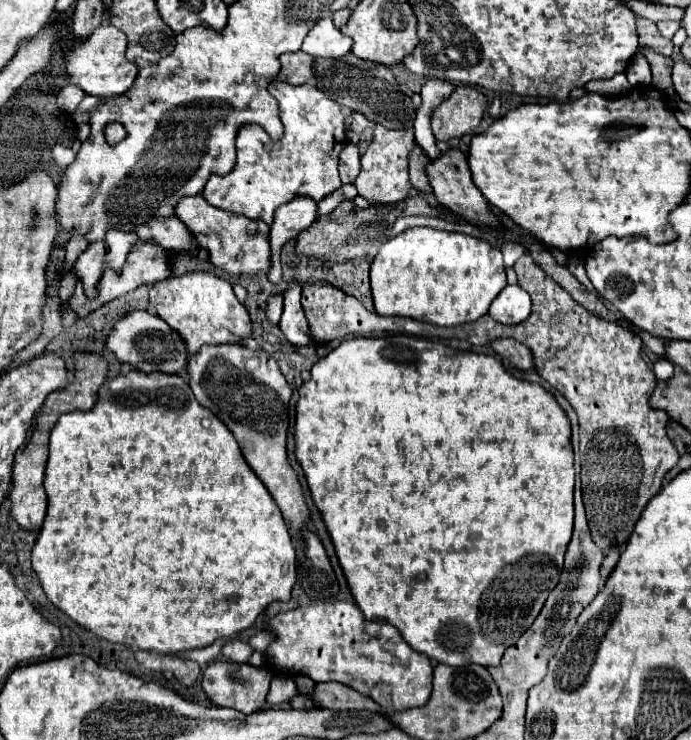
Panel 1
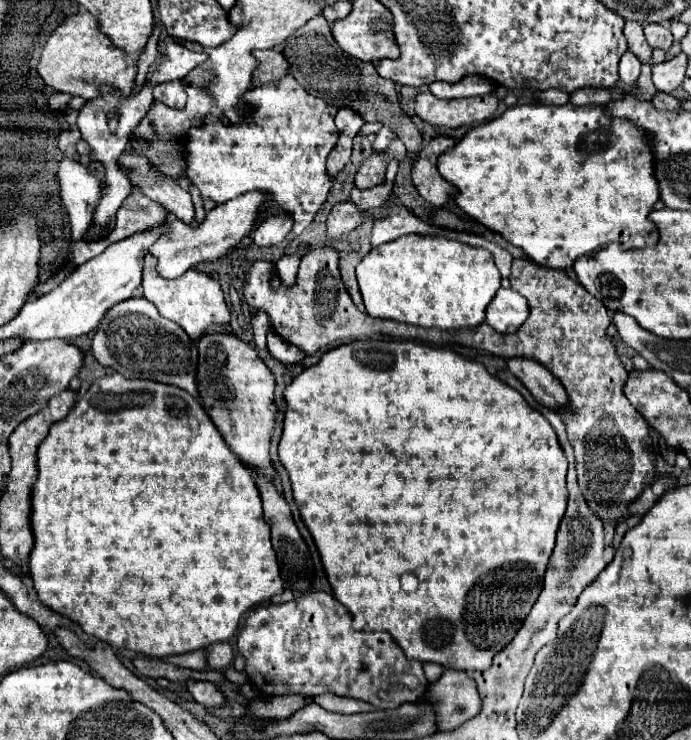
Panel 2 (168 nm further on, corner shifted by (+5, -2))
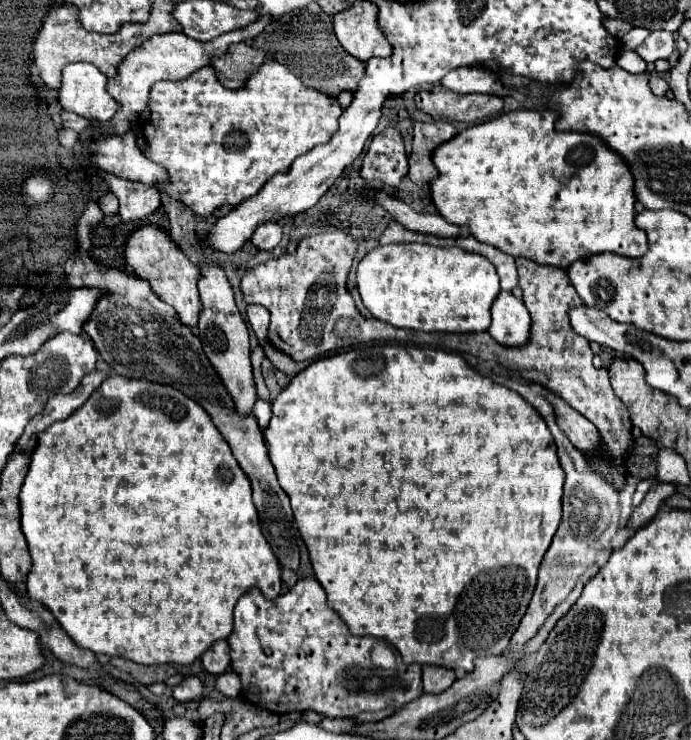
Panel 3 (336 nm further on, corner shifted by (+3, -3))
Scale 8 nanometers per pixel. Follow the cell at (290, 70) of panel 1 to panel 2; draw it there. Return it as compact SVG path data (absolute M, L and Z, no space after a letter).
M256 50L254 56L258 58L260 66L256 68L256 72L252 76L252 86L278 82L290 70L290 64L288 64L286 56L278 50Z

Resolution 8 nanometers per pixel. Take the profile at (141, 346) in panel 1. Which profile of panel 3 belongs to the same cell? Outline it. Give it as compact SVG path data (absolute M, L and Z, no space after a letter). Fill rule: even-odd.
M76 251L72 259L64 265L64 283L60 291L76 289L76 287L94 287L102 291L102 297L94 305L90 319L84 323L84 333L92 339L102 359L122 377L136 377L158 381L162 385L170 385L196 403L200 403L206 413L212 417L214 425L228 441L232 455L236 457L238 465L246 473L252 483L254 505L260 515L262 533L268 539L274 555L278 557L282 567L298 569L298 537L296 525L292 519L292 509L286 493L276 481L274 465L268 459L268 447L262 437L262 429L252 413L238 413L236 405L222 385L220 377L216 375L212 363L202 351L200 339L186 327L174 307L166 305L150 287L150 283L138 275L126 273L122 269L112 269L98 265L90 259L86 251ZM258 483L262 489L262 499L258 501Z

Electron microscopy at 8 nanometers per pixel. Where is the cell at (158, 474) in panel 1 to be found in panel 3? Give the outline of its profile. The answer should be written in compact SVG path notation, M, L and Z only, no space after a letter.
M110 375L68 419L52 423L44 433L40 433L38 447L30 455L30 467L20 489L20 511L22 533L32 555L32 569L26 579L28 597L40 601L76 645L90 649L96 655L124 657L140 665L190 665L214 641L226 639L232 633L232 611L240 595L258 587L266 599L274 599L282 591L280 567L260 531L250 481L246 481L246 475L236 463L228 443L212 425L210 415L196 401L170 385Z

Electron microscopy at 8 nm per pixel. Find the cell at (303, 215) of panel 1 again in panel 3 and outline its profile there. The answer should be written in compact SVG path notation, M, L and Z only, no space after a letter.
M270 223L270 225L260 225L254 235L250 237L252 245L258 251L272 251L282 239L282 227L278 223Z

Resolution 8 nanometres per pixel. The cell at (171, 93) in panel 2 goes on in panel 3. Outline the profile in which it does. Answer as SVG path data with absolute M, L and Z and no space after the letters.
M266 59L248 79L244 87L230 91L218 83L212 67L202 67L182 81L154 83L148 105L140 113L138 123L146 141L142 153L168 171L168 181L160 183L158 189L182 201L182 205L200 217L212 215L222 205L236 207L244 199L250 199L274 173L290 169L290 163L298 155L330 141L334 129L338 129L338 117L342 115L338 99L306 87L286 65Z

